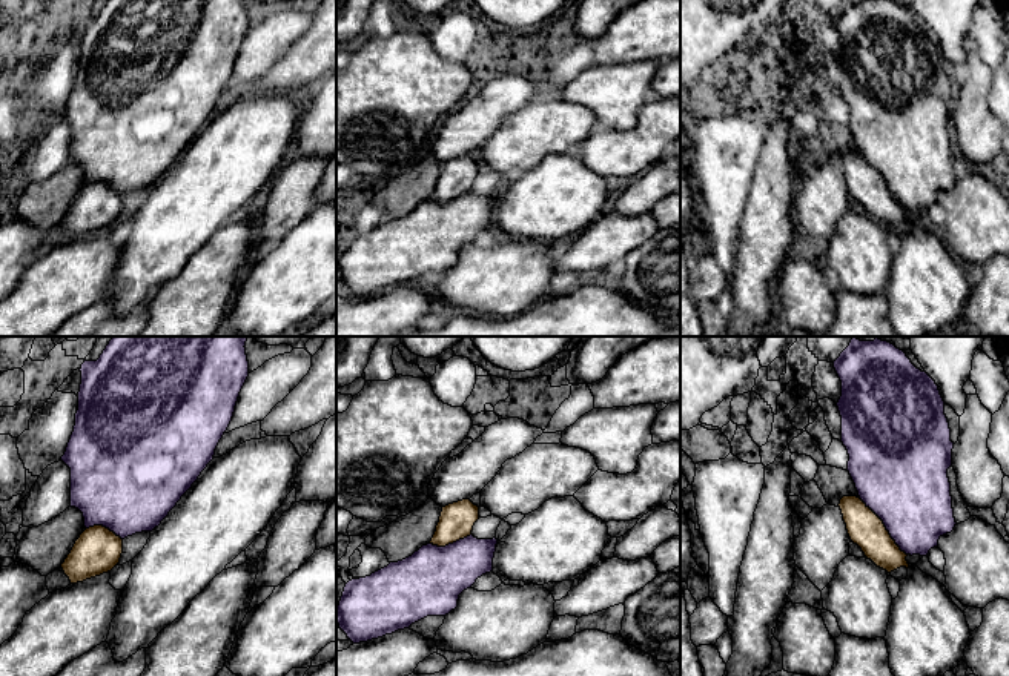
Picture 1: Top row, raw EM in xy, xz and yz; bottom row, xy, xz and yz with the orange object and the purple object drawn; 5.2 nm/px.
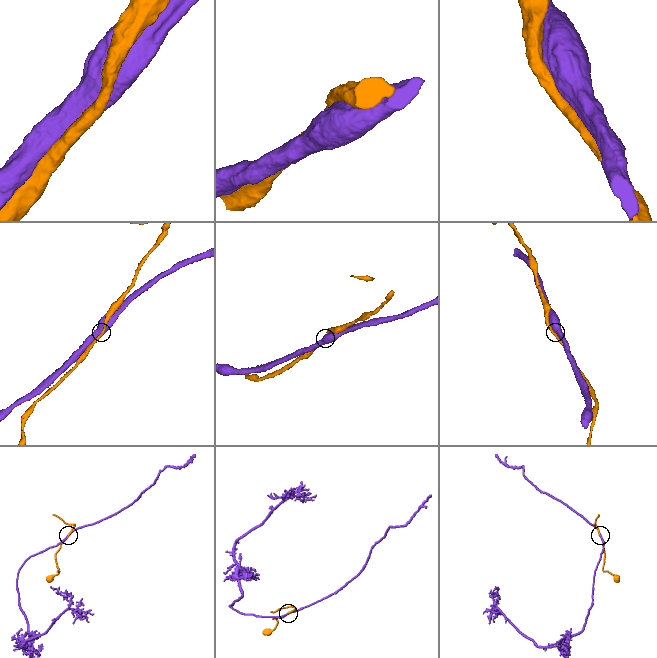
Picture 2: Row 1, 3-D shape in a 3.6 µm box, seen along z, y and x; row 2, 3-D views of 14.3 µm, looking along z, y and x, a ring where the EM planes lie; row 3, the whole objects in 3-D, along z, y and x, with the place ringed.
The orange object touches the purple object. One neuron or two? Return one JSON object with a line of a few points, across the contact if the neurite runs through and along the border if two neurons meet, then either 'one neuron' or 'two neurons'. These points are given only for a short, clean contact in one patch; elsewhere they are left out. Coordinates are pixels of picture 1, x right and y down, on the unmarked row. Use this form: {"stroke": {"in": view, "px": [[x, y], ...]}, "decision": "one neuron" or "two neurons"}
{"decision": "two neurons"}

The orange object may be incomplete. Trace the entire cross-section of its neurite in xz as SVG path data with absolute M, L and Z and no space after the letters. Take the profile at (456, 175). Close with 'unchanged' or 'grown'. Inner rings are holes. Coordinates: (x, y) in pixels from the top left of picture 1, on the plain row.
M462 155L442 163L436 187L430 200L445 203L471 191L479 175L479 163L470 155Z | unchanged

